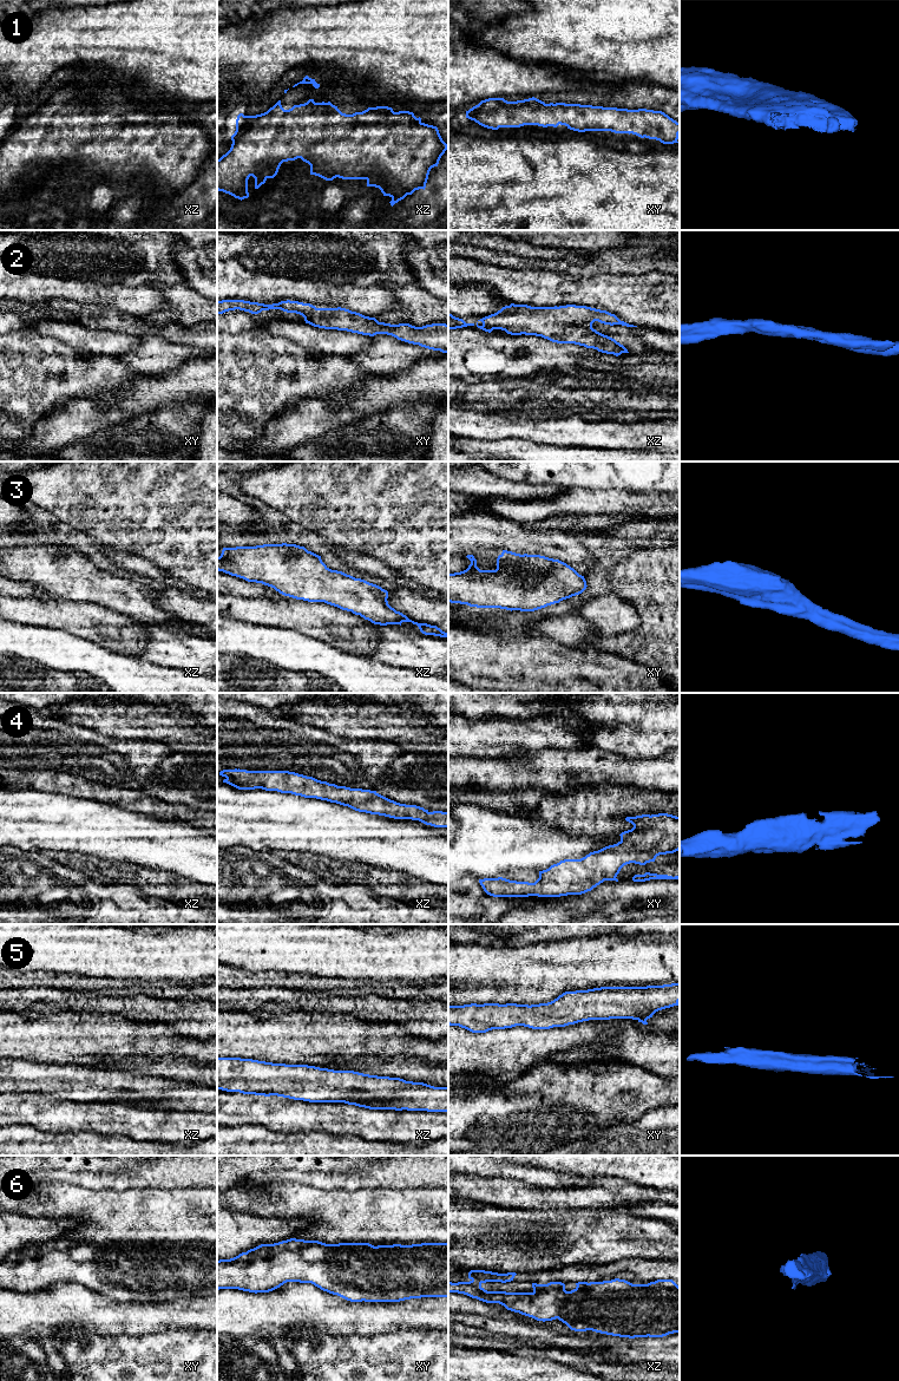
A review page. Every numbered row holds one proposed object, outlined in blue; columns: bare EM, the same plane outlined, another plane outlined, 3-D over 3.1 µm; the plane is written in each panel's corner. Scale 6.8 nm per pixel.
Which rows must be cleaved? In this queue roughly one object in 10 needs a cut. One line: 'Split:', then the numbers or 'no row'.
Split: no row

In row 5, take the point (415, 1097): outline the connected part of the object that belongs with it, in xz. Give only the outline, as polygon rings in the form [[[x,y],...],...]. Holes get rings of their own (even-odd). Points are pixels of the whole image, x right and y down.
[[[217,1058],[217,1089],[264,1097],[277,1095],[309,1102],[344,1102],[369,1110],[448,1112],[448,1087],[434,1087],[424,1082],[354,1071],[241,1058]]]

